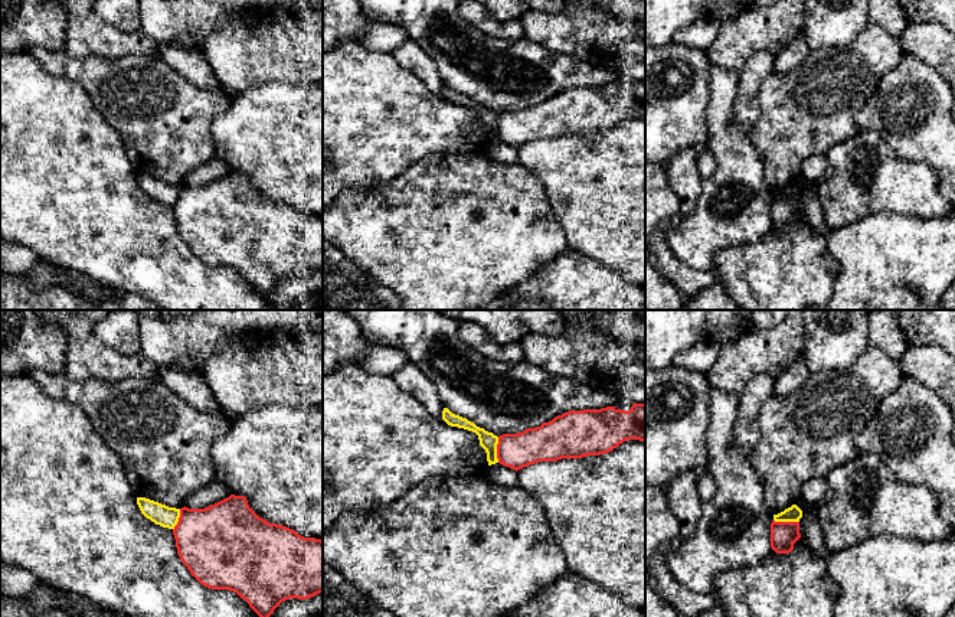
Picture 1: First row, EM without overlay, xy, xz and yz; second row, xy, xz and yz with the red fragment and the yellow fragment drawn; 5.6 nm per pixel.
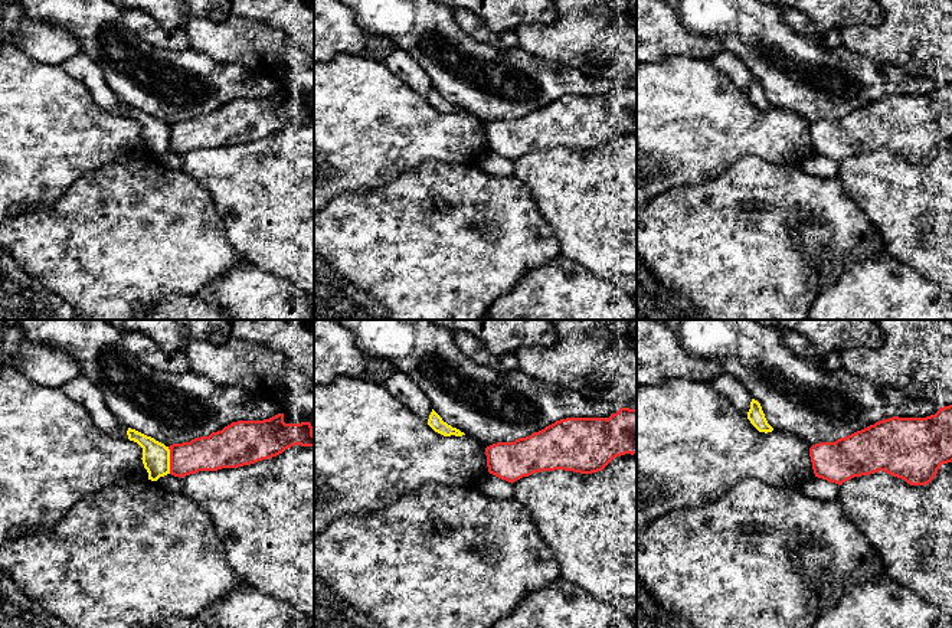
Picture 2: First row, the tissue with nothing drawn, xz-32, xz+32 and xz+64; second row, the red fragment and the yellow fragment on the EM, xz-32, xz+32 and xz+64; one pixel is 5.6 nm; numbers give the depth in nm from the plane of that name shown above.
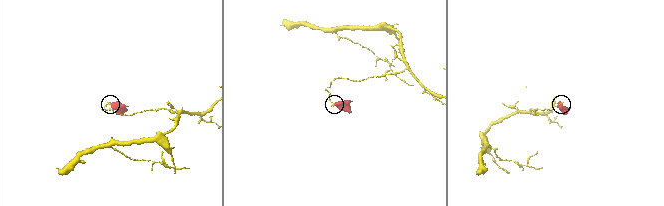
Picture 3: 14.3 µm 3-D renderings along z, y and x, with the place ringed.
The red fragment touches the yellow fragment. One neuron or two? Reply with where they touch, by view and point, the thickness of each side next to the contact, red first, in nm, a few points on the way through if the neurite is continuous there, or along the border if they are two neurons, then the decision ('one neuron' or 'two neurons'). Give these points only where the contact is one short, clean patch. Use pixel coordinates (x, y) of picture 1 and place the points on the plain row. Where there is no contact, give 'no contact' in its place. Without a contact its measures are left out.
meets red in xz at (497, 127); 190 nm thick on the red side, 100 nm on the other; border along xz (499, 114), (497, 139); two neurons

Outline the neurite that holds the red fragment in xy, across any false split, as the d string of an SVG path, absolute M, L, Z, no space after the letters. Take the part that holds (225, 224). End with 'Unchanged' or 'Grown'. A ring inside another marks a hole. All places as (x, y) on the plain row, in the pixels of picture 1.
M230 172L205 186L181 185L173 212L181 239L202 262L235 268L262 297L285 277L307 277L323 270L323 218L304 215L287 203L266 199L249 185L245 173Z. Unchanged

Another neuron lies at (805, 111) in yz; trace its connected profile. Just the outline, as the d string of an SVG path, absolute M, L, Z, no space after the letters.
M869 25L851 43L810 50L795 69L774 72L762 82L761 117L750 127L749 140L763 157L765 182L772 192L784 189L801 176L802 163L810 156L825 154L834 144L860 131L857 112L903 55L900 36L892 36L879 25Z

